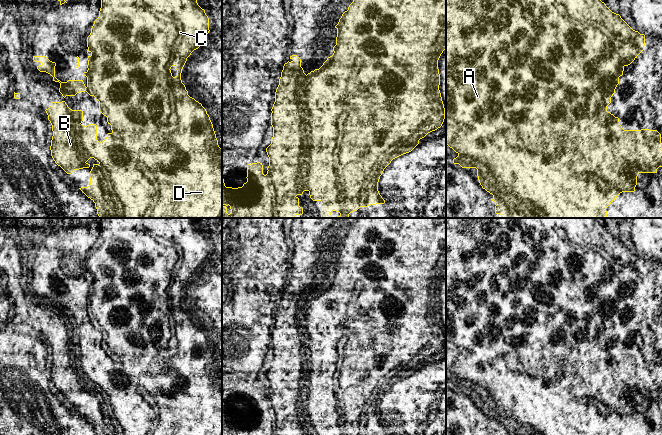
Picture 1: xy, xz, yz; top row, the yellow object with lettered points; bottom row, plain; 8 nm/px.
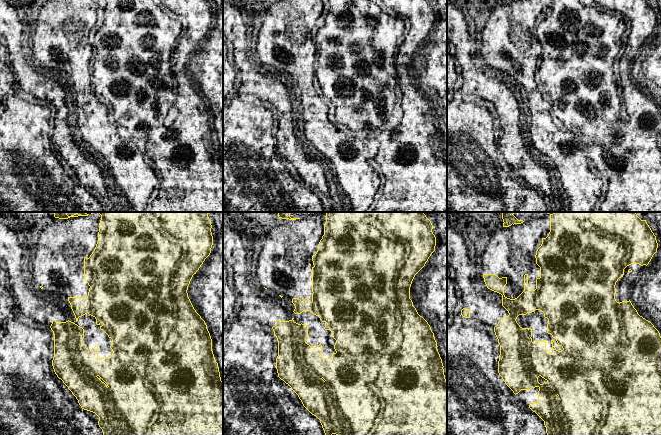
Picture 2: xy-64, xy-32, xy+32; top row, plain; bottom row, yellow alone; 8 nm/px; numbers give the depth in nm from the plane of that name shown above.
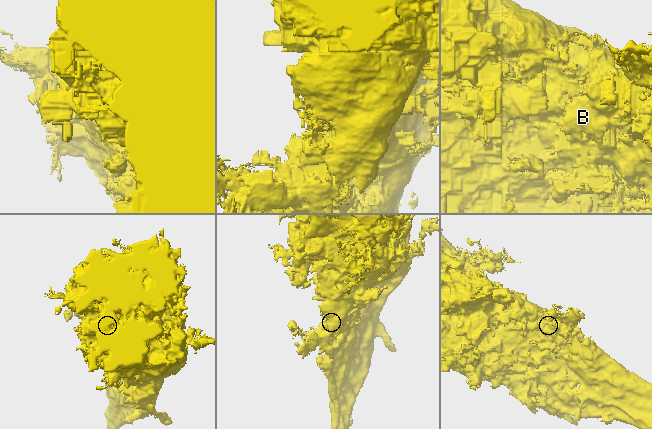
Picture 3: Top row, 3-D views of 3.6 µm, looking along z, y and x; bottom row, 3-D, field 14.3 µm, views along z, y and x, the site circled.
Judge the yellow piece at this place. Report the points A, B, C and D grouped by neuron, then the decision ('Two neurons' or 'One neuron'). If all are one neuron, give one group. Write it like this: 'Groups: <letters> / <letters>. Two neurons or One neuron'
Groups: A B C D. One neuron

